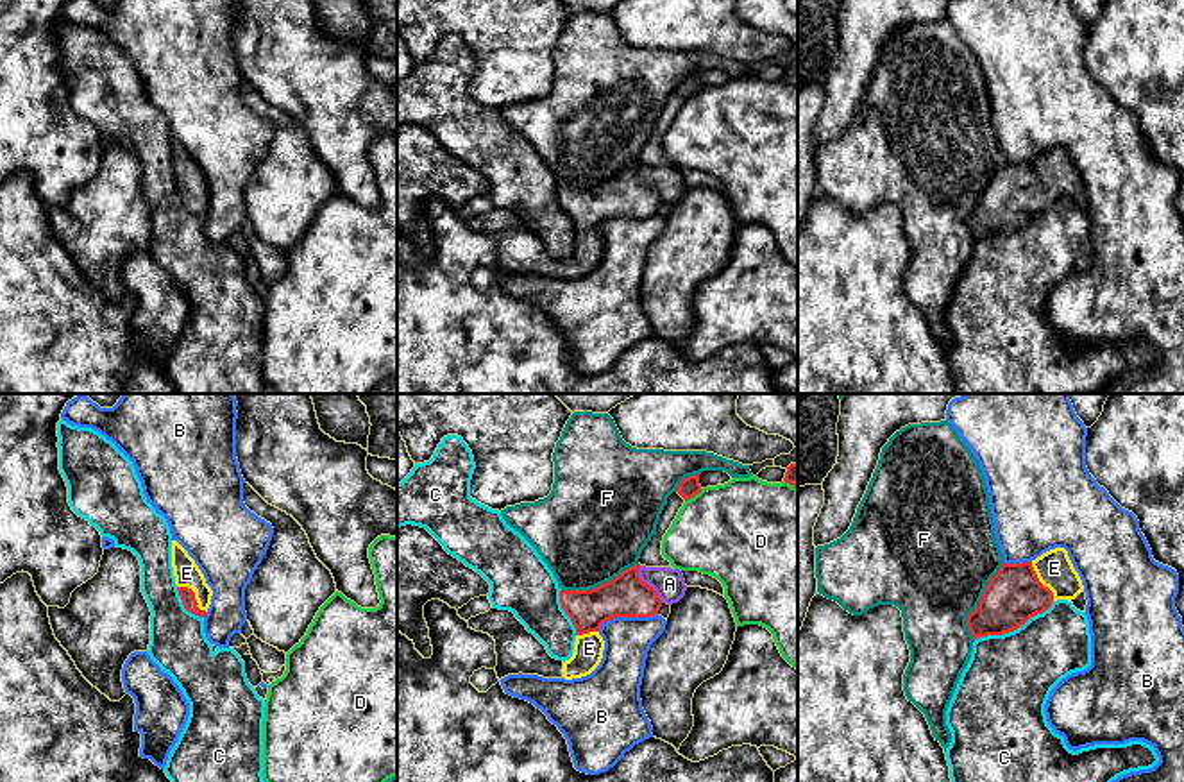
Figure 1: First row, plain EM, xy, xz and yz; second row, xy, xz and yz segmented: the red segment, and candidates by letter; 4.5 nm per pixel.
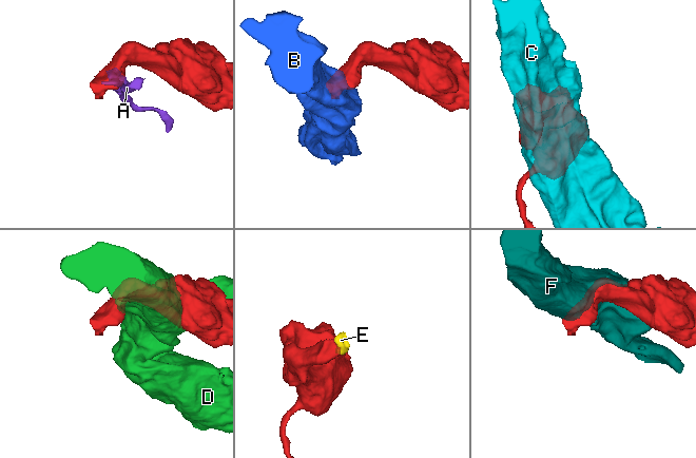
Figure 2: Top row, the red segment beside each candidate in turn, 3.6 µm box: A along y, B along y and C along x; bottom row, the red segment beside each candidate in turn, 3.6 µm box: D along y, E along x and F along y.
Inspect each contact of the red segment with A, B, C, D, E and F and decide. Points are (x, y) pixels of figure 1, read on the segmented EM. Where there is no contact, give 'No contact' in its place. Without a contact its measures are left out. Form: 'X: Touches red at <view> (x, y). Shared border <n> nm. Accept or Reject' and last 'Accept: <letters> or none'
A: Touches red at xz (646, 584). Shared border 200 nm. Reject
B: Touches red at xz (626, 616). Shared border 280 nm. Reject
C: Touches red at yz (1014, 628). Shared border 400 nm. Reject
D: Touches red at xz (693, 496). Shared border 100 nm. Reject
E: Touches red at xy (194, 596). Shared border 180 nm. Accept
F: Touches red at yz (981, 602). Shared border 380 nm. Reject
Accept: E

